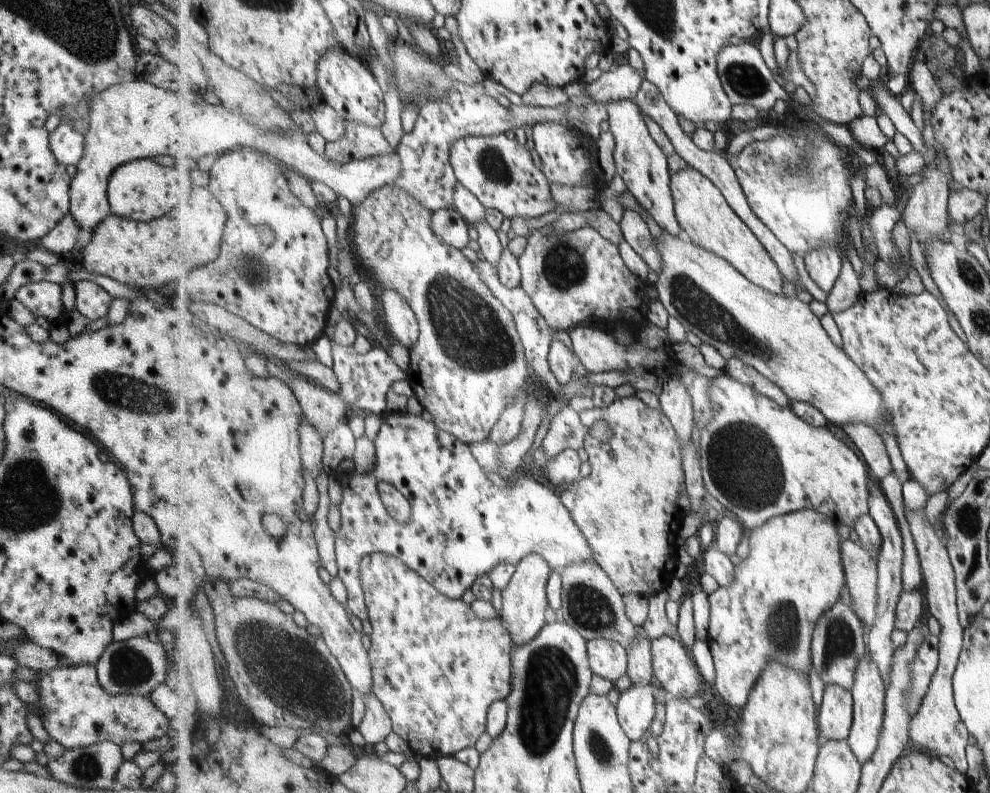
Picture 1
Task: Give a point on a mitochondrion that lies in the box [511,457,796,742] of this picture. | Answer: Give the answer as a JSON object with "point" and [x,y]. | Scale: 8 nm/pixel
{"point":[587,607]}

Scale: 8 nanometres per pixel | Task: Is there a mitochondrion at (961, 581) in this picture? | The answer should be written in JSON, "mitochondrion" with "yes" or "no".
{"mitochondrion":"no"}

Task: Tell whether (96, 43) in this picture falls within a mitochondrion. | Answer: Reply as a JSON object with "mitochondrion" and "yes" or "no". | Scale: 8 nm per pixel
{"mitochondrion":"yes"}

